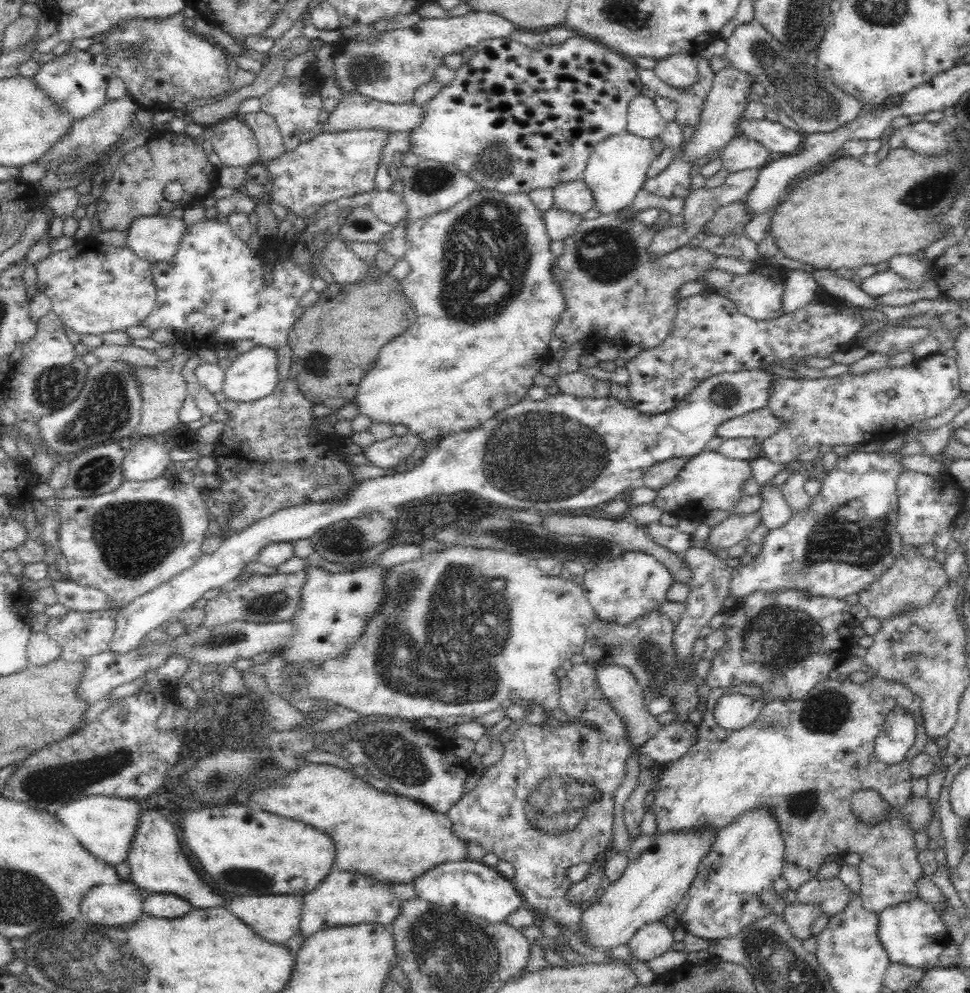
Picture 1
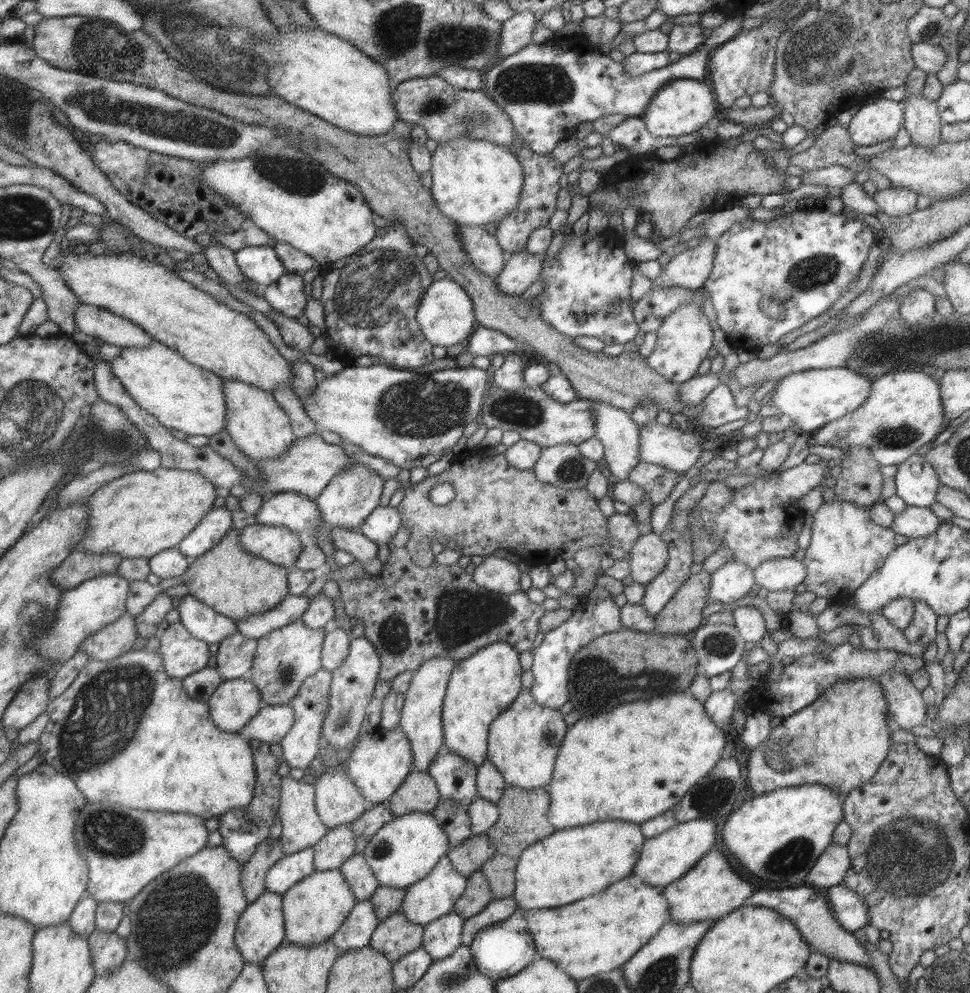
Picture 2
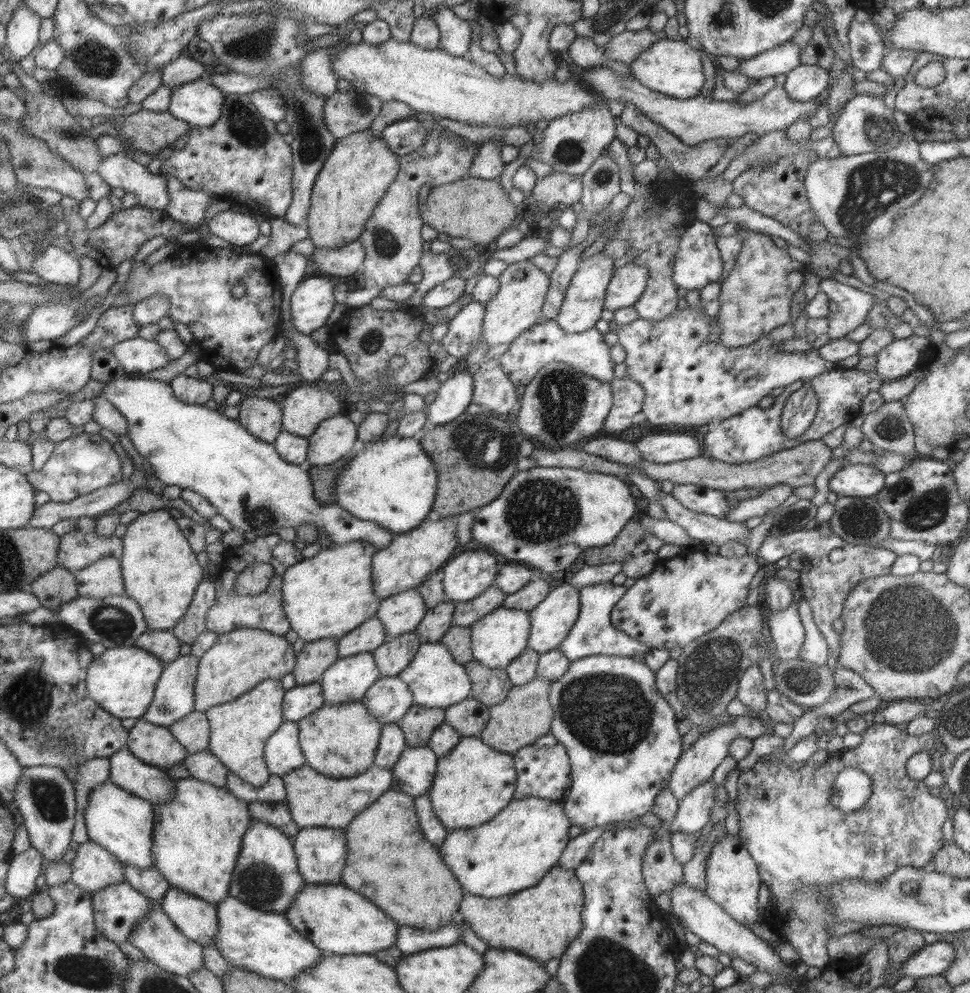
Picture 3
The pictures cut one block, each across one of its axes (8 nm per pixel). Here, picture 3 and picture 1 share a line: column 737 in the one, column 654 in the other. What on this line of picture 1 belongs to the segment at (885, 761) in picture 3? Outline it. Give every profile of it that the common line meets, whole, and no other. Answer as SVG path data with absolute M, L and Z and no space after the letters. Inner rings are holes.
M872 674L866 682L861 684L854 683L847 677L843 677L841 680L830 677L824 681L820 681L805 698L799 700L786 700L775 697L766 702L766 696L767 695L759 688L759 686L754 685L754 683L738 685L736 688L726 687L722 689L710 689L708 698L703 702L701 722L699 725L695 725L695 742L682 756L680 756L680 758L659 765L661 773L657 777L648 781L649 790L653 790L654 793L651 810L653 810L656 821L656 833L653 836L663 836L664 834L671 833L696 833L697 830L706 828L706 824L707 828L714 830L714 834L716 834L721 828L732 824L736 818L740 818L742 814L752 812L752 810L760 810L760 808L767 808L771 816L773 816L773 819L777 822L778 833L780 833L780 837L782 837L782 841L784 841L781 881L778 885L779 889L786 886L787 888L796 891L803 882L809 881L813 878L817 868L821 865L821 862L826 859L828 854L844 856L850 852L857 852L860 854L861 858L858 865L861 876L860 902L866 910L877 913L883 911L887 906L918 898L914 881L924 874L921 870L920 863L918 862L919 850L914 845L915 830L912 830L910 825L907 824L906 817L902 817L902 806L906 804L906 801L913 793L913 776L912 773L910 773L909 760L914 758L914 756L916 756L920 751L924 751L924 746L926 746L926 741L929 737L928 733L926 733L926 723L924 723L924 713L922 713L921 699L919 698L919 695L915 694L908 686L902 684L902 682L884 679L878 677L878 675ZM737 692L740 694L746 694L747 696L752 696L757 700L762 700L765 702L765 706L764 709L762 709L762 712L760 712L758 720L752 724L752 726L749 726L746 729L728 732L727 730L720 728L714 722L712 711L714 706L716 706L716 702L718 702L718 698L720 698L722 694L736 694ZM896 706L904 706L904 708L914 713L914 716L916 717L916 736L913 745L907 750L905 757L900 762L896 762L896 764L886 764L876 758L874 743L876 735L880 732L887 714L892 712ZM862 790L874 790L885 802L885 813L882 813L880 818L874 819L873 821L862 821L860 817L855 816L854 811L852 810L851 798L854 793Z

